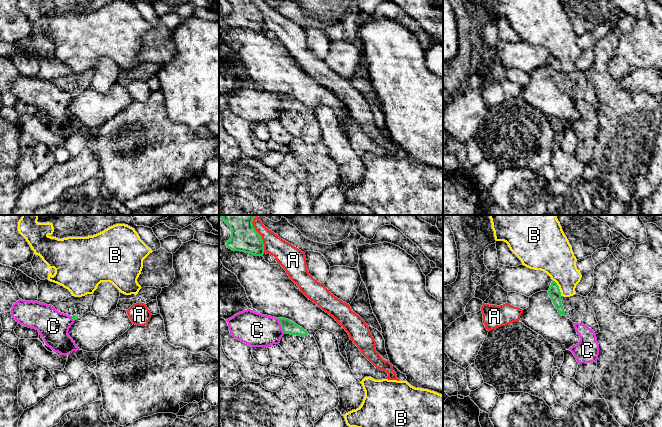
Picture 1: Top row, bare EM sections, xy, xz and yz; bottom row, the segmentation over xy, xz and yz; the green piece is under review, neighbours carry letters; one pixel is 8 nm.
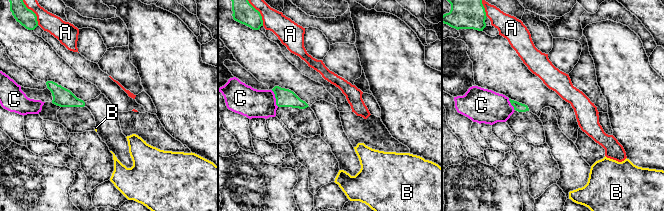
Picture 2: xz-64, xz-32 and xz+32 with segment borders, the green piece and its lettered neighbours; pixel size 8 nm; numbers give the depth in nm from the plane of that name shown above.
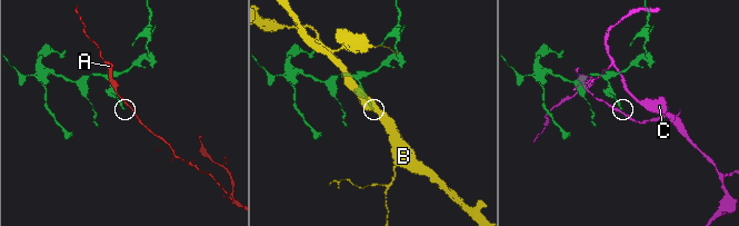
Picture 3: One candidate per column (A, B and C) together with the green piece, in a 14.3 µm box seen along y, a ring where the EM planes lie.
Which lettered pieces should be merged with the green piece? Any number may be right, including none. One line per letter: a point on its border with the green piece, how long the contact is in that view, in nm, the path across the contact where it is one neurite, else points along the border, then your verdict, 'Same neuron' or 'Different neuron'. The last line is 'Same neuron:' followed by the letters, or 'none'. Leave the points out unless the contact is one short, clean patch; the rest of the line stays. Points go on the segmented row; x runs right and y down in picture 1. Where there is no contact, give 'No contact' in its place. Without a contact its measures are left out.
A: Touches green at xz (259, 234). Shared border 300 nm. Different neuron
B: Touches green at yz (558, 288). Shared border 150 nm. Different neuron
C: Touches green at xz (281, 326). Shared border 140 nm. Different neuron
Same neuron: none

